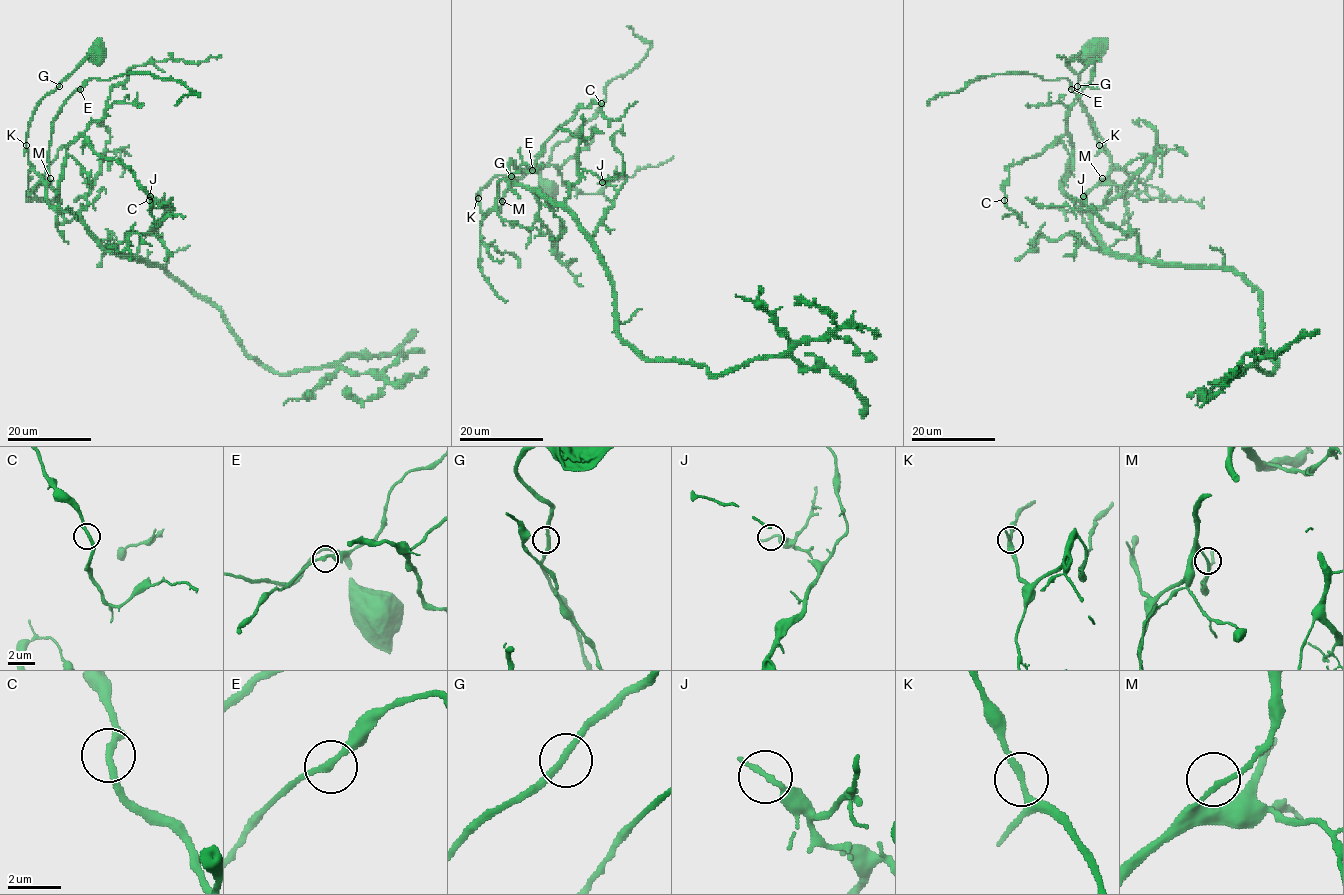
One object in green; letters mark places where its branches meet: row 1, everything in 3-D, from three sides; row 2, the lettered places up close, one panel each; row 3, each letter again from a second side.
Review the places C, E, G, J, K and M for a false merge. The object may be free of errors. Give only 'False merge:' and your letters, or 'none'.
False merge: none

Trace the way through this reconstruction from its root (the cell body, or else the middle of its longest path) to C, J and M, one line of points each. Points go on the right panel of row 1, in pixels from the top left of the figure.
C: (1089, 53), (1068, 65), (1113, 171), (1080, 209), (1063, 190), (1071, 153), (1063, 135), (1008, 168), (1004, 200)
J: (1089, 53), (1068, 65), (1113, 171), (1081, 208), (1108, 249), (1134, 255), (1136, 237), (1109, 226), (1083, 196)
M: (1089, 53), (1074, 55), (1068, 65), (1078, 74), (1076, 96), (1113, 166), (1109, 177), (1099, 182), (1102, 178)

